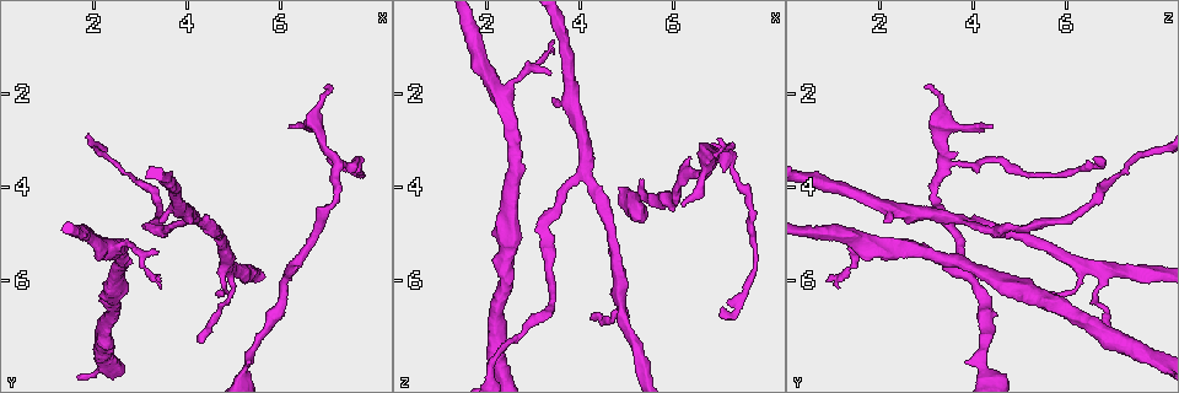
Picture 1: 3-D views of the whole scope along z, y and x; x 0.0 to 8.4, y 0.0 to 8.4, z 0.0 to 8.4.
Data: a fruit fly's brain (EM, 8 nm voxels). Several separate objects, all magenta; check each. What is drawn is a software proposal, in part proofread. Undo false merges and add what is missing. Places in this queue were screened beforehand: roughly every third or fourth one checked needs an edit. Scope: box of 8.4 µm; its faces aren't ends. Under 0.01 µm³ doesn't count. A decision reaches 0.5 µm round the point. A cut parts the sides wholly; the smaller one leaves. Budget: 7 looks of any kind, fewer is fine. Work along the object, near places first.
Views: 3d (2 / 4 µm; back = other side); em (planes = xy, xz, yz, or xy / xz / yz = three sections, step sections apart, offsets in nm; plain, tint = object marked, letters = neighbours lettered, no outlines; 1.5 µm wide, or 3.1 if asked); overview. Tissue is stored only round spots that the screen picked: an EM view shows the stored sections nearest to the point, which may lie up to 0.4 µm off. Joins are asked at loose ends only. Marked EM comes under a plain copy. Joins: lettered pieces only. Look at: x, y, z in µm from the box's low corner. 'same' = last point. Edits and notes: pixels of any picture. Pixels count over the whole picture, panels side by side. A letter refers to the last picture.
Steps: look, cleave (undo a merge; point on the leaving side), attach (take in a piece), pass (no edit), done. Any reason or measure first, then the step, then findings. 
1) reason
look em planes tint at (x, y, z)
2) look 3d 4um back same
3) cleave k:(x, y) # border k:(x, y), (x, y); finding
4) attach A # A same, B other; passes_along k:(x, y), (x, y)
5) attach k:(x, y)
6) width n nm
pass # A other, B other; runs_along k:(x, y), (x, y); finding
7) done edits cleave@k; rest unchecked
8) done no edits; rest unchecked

branch stops here
look em planes letters at (6.20, 2.70, 4.40)

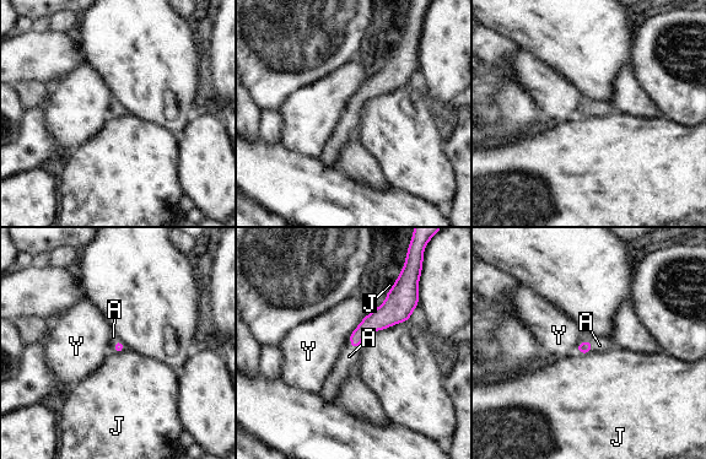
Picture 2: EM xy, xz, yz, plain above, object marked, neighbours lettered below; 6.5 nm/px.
attach A # A same, J other, Y other; passes_along 2:(378, 319), (351, 346), (349, 356); it goes on there

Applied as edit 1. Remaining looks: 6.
tapers out
look em yz step 4 tint at (7.00, 3.40, 6.80)

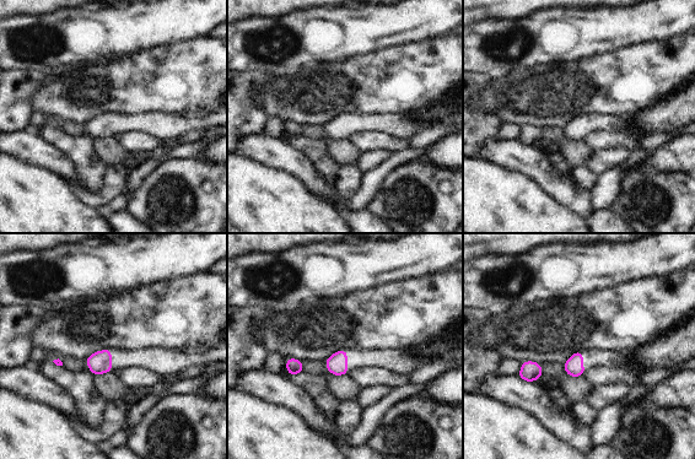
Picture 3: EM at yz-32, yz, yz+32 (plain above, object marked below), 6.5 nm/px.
cut it another way
look em planes letters same

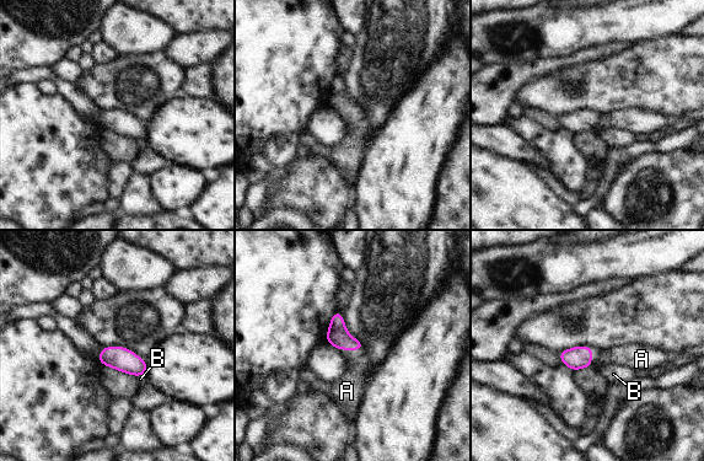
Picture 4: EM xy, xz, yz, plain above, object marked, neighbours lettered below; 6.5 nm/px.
attach A # A same, B other; passes_along 4:(575, 358), (591, 357), (629, 355); it goes on there

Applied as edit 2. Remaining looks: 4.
done edits attach@2, attach@4; rest unchecked

